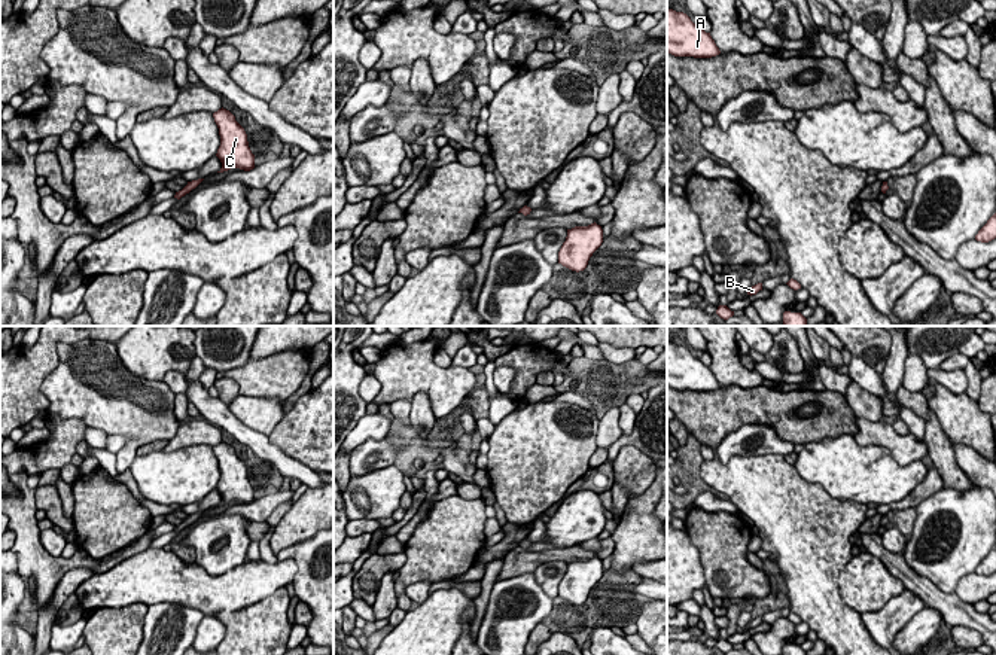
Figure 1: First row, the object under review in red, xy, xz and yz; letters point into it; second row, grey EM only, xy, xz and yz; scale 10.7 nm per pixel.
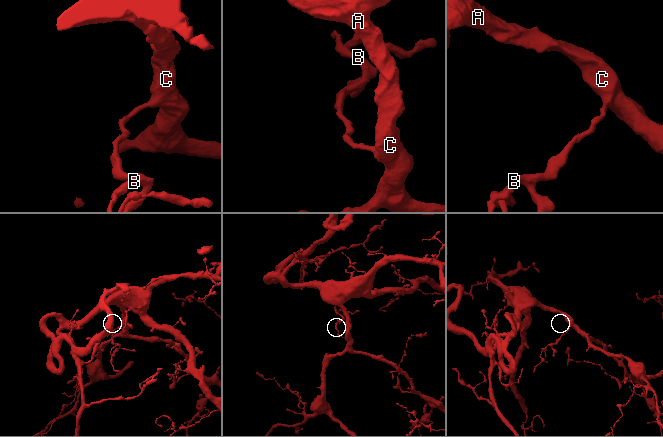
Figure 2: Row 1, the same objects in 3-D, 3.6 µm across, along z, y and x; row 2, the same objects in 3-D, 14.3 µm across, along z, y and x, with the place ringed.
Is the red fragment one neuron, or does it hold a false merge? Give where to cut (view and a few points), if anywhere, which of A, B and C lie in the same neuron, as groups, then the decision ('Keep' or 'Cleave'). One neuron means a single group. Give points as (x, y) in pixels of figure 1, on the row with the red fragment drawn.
Split along yz (882, 186), (888, 188). Groups: A C / B. Cleave

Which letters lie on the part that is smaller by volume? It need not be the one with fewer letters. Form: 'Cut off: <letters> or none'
Cut off: B

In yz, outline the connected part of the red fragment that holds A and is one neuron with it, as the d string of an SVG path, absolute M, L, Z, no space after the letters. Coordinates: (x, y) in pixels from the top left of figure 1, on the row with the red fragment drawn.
M667 7L667 54L712 58L721 54L710 33L694 24L683 12Z

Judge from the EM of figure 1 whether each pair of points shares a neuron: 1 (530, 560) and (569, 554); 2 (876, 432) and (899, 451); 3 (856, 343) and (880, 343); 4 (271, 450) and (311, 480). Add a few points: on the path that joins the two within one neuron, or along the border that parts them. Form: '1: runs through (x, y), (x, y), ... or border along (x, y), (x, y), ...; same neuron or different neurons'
1: runs through (539, 557), (560, 554); same neuron
2: runs through (882, 433), (894, 445); same neuron
3: runs through (862, 343), (874, 343); same neuron
4: runs through (282, 460), (289, 468), (301, 472); same neuron

